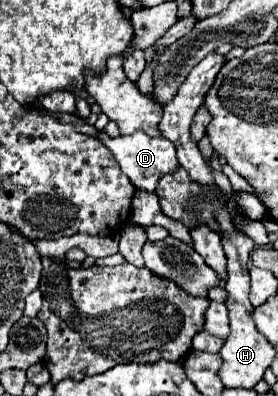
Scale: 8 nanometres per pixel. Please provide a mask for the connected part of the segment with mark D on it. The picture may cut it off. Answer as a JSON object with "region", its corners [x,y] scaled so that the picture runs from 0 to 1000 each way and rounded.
{"region":[[[363,333],[356,354],[399,379],[399,389],[428,409],[435,429],[464,444],[471,465],[514,485],[550,485],[572,449],[586,439],[622,434],[644,419],[637,394],[629,394],[629,369],[615,369],[615,359],[601,359],[601,348],[586,348],[586,343],[536,343],[536,338],[493,333],[493,338],[464,338],[464,343],[392,348],[378,333]]]}

